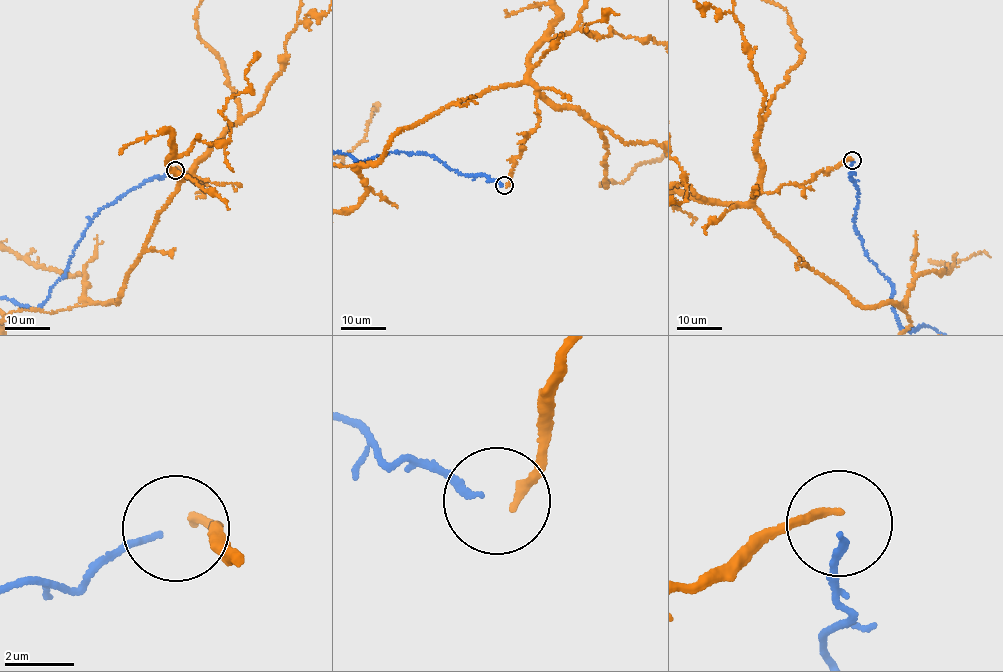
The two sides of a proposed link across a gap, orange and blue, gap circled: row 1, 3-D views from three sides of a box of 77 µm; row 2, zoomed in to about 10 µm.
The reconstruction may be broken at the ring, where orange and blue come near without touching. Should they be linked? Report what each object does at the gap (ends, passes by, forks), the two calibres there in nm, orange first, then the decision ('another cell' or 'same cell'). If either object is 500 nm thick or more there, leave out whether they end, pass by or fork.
orange ends | blue ends | 280/180 nm | another cell

